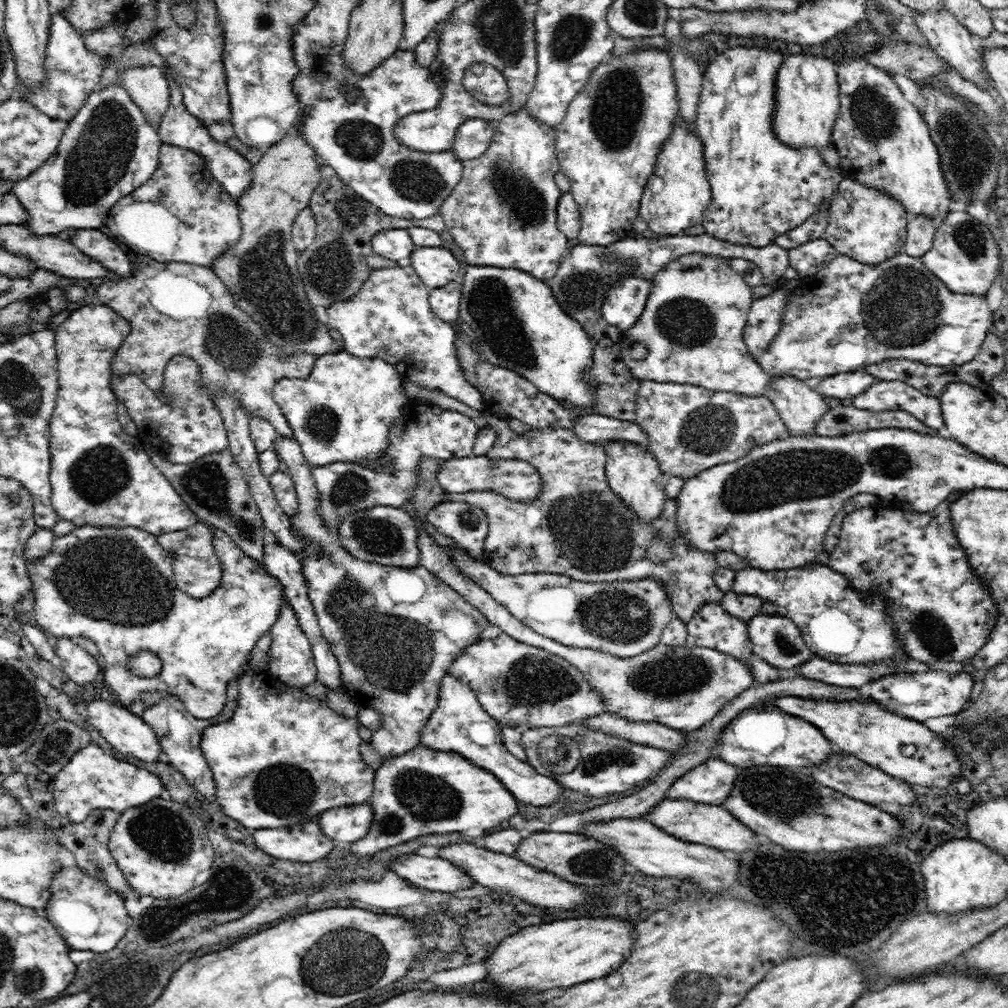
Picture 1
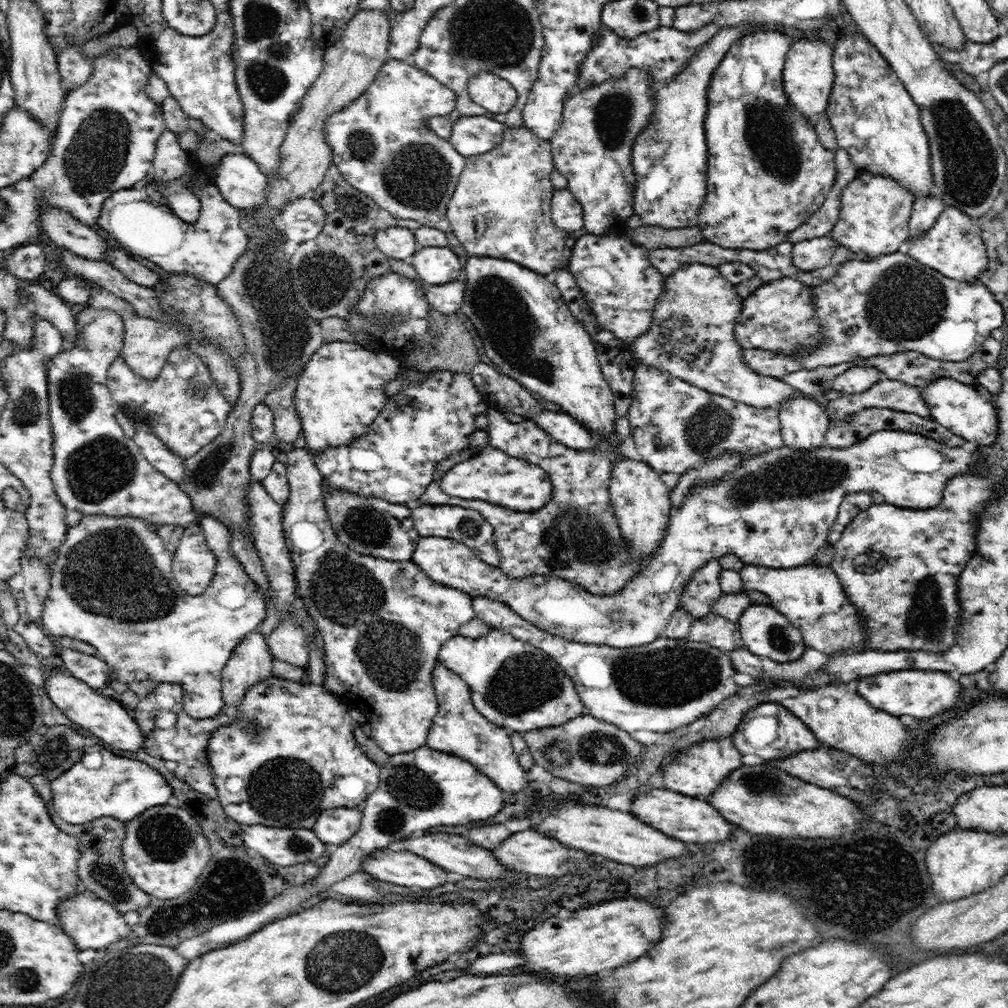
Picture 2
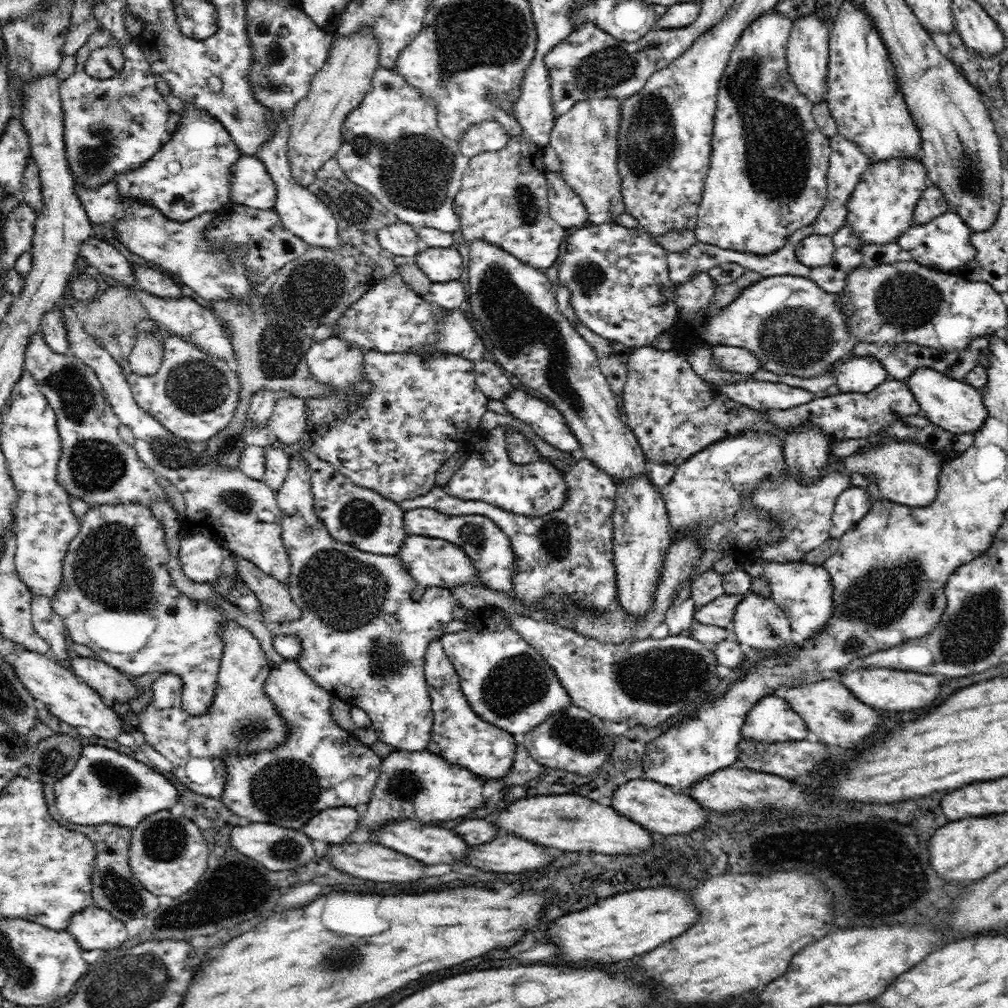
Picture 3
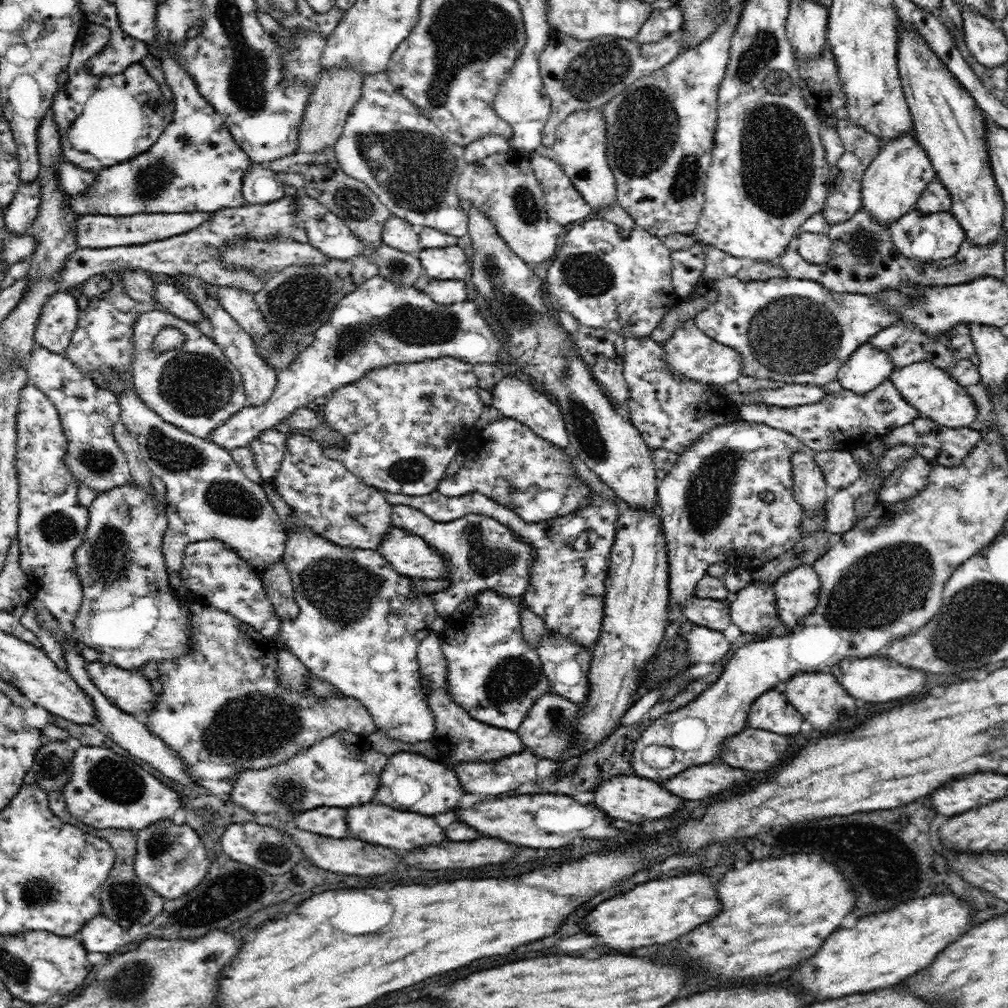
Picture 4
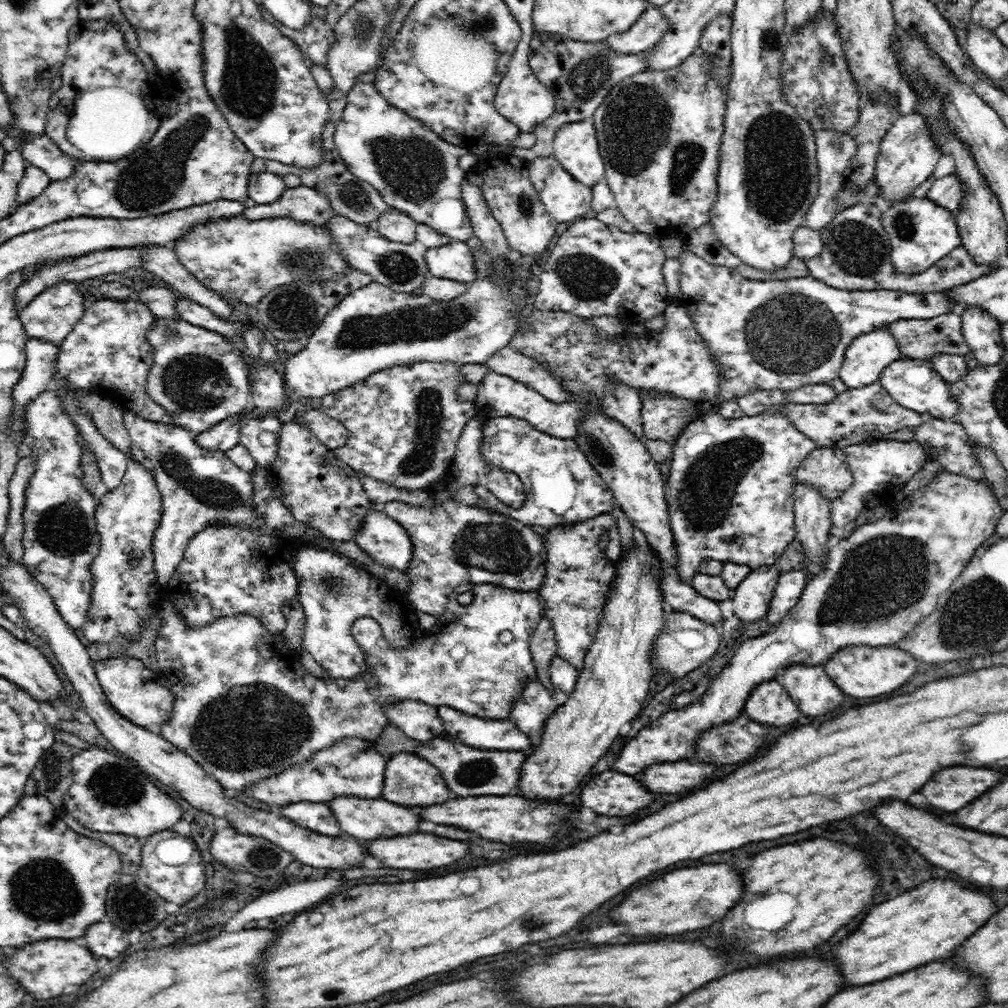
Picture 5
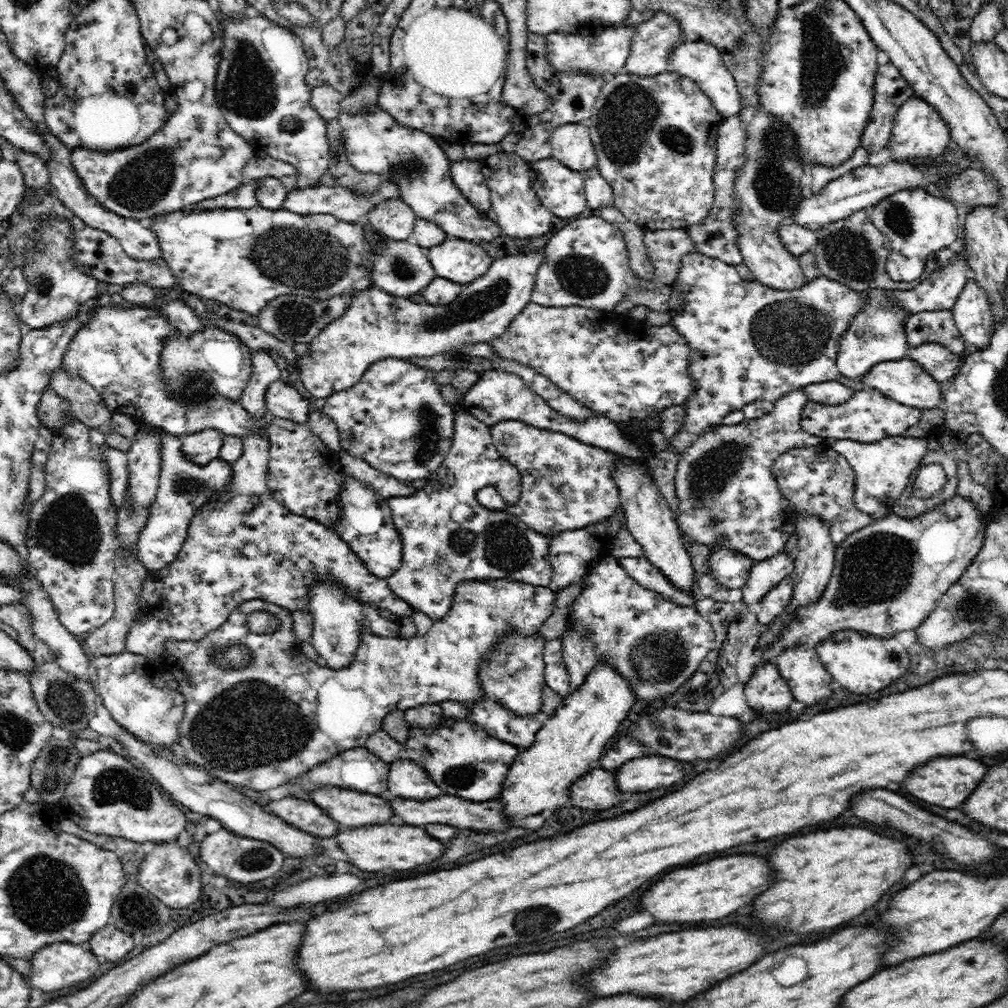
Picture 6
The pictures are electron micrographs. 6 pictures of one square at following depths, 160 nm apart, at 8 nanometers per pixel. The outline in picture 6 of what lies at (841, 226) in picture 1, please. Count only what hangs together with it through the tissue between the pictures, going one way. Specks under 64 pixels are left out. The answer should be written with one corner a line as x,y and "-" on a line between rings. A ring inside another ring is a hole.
918,96
905,100
895,114
890,147
891,158
896,161
910,162
910,160
936,161
943,157
950,142
951,134
941,114
929,102

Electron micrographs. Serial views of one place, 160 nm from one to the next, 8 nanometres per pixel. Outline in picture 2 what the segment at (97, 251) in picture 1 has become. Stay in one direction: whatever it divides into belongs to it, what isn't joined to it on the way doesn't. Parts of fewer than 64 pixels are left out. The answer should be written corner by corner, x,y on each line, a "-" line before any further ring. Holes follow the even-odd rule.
108,247
105,260
117,268
126,278
140,286
154,288
161,281
160,275
143,266
142,263
138,264
135,257
128,252

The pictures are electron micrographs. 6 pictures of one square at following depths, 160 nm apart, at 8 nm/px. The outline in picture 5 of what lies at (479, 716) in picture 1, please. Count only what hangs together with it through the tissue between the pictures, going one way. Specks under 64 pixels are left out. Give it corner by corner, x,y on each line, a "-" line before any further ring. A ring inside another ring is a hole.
437,706
444,733
456,742
480,750
524,751
532,743
509,719
480,718
451,706

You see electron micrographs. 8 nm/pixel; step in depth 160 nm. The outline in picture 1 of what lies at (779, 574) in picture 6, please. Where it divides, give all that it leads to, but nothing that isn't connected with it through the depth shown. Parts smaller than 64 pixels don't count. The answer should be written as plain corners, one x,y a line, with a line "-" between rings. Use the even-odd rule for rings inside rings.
757,614
748,623
748,639
753,653
773,667
794,668
810,658
810,647
790,618
779,614

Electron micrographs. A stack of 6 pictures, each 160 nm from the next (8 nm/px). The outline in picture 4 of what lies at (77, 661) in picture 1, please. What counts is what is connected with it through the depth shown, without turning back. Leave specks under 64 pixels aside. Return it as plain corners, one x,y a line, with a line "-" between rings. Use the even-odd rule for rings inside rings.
99,660
86,663
86,668
92,683
102,691
102,694
110,702
113,702
114,705
125,713
130,713
134,716
140,714
148,715
148,712
156,704
158,694
155,694
151,685
152,682
142,674
142,671
136,669
124,670
113,663
103,663

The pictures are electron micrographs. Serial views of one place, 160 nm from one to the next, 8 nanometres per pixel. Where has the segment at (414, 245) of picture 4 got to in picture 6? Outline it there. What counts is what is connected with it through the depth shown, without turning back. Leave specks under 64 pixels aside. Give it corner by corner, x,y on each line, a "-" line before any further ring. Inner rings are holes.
400,198
386,199
368,212
371,226
384,237
406,241
412,234
417,216

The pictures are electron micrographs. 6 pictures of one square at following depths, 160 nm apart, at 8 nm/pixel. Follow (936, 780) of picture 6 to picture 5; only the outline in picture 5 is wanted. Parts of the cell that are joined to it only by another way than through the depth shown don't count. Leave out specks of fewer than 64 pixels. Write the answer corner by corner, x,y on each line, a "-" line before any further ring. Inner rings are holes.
956,766
944,768
926,786
920,790
932,806
946,812
956,812
970,804
974,798
980,798
986,790
1000,782
1000,772
990,768
972,768

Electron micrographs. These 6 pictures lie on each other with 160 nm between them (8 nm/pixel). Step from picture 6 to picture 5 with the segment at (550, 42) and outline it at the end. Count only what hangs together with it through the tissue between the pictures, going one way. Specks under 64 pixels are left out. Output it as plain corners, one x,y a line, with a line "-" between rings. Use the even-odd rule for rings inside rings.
649,6
630,26
630,30
612,34
604,41
608,41
610,49
616,51
617,54
648,52
664,36
666,28
668,28
668,21
662,15
660,8

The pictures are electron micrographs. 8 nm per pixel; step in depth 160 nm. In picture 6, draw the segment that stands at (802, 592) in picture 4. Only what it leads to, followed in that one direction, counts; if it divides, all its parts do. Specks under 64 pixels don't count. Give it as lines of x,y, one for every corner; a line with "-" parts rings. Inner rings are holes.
793,574
788,575
784,580
781,580
766,596
760,600
762,604
761,612
757,615
757,620
761,625
770,624
774,618
780,616
786,608
786,604
790,602
794,594

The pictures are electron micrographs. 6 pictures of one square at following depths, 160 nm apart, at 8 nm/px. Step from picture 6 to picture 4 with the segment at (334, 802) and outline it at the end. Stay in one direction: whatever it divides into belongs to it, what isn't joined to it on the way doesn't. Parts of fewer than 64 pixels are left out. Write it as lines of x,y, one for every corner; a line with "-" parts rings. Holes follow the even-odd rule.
375,800
370,803
350,806
346,812
346,822
348,822
348,834
362,838
366,842
382,844
382,846
392,846
400,850
416,850
416,848
426,848
426,846
436,846
442,840
446,840
444,830
434,822
434,818
422,816
422,814
406,814
400,810
392,810
390,806
378,804

